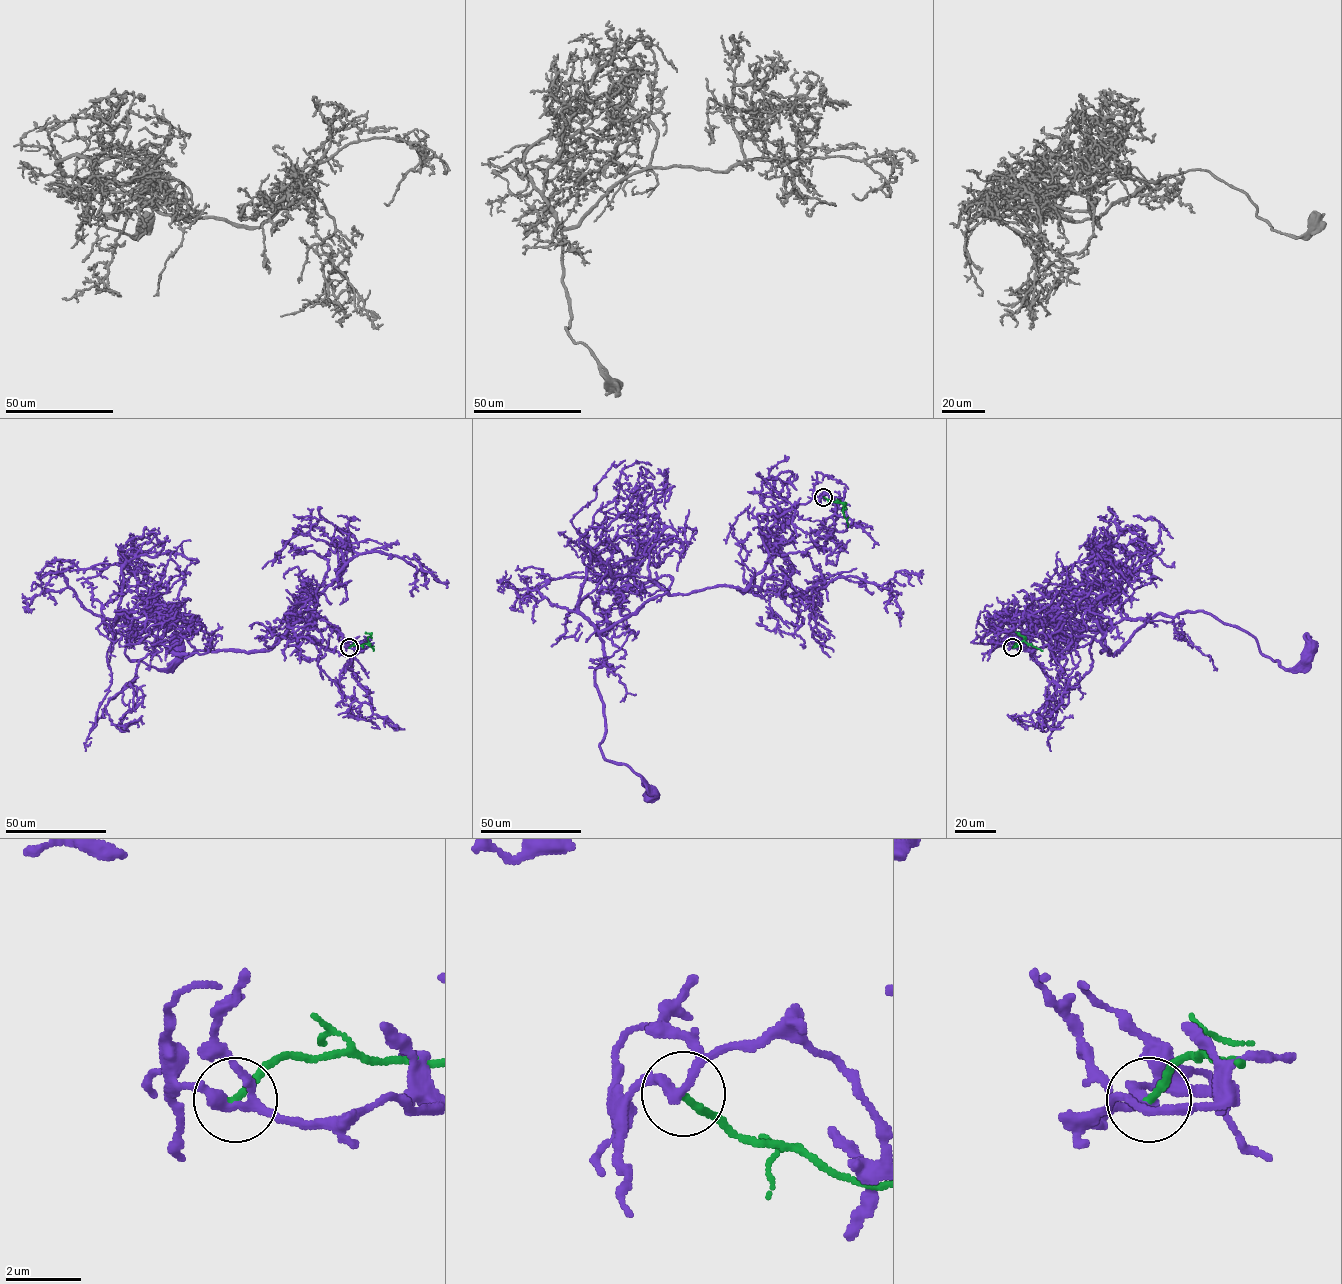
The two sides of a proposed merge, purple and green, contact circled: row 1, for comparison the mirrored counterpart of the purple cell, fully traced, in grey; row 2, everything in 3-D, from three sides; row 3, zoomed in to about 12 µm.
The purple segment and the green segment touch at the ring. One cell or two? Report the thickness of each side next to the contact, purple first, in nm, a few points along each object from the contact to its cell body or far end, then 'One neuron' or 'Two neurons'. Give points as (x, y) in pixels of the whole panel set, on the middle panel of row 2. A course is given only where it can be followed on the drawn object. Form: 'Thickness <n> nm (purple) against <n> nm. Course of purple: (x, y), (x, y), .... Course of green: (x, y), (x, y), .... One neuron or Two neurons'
Thickness 280 nm (purple) against 200 nm. Course of purple: (823, 497), (838, 507), (824, 546), (770, 555), (744, 589), (658, 595), (600, 633), (602, 755), (651, 794). Course of green: (823, 497), (843, 504), (848, 527). Two neurons

